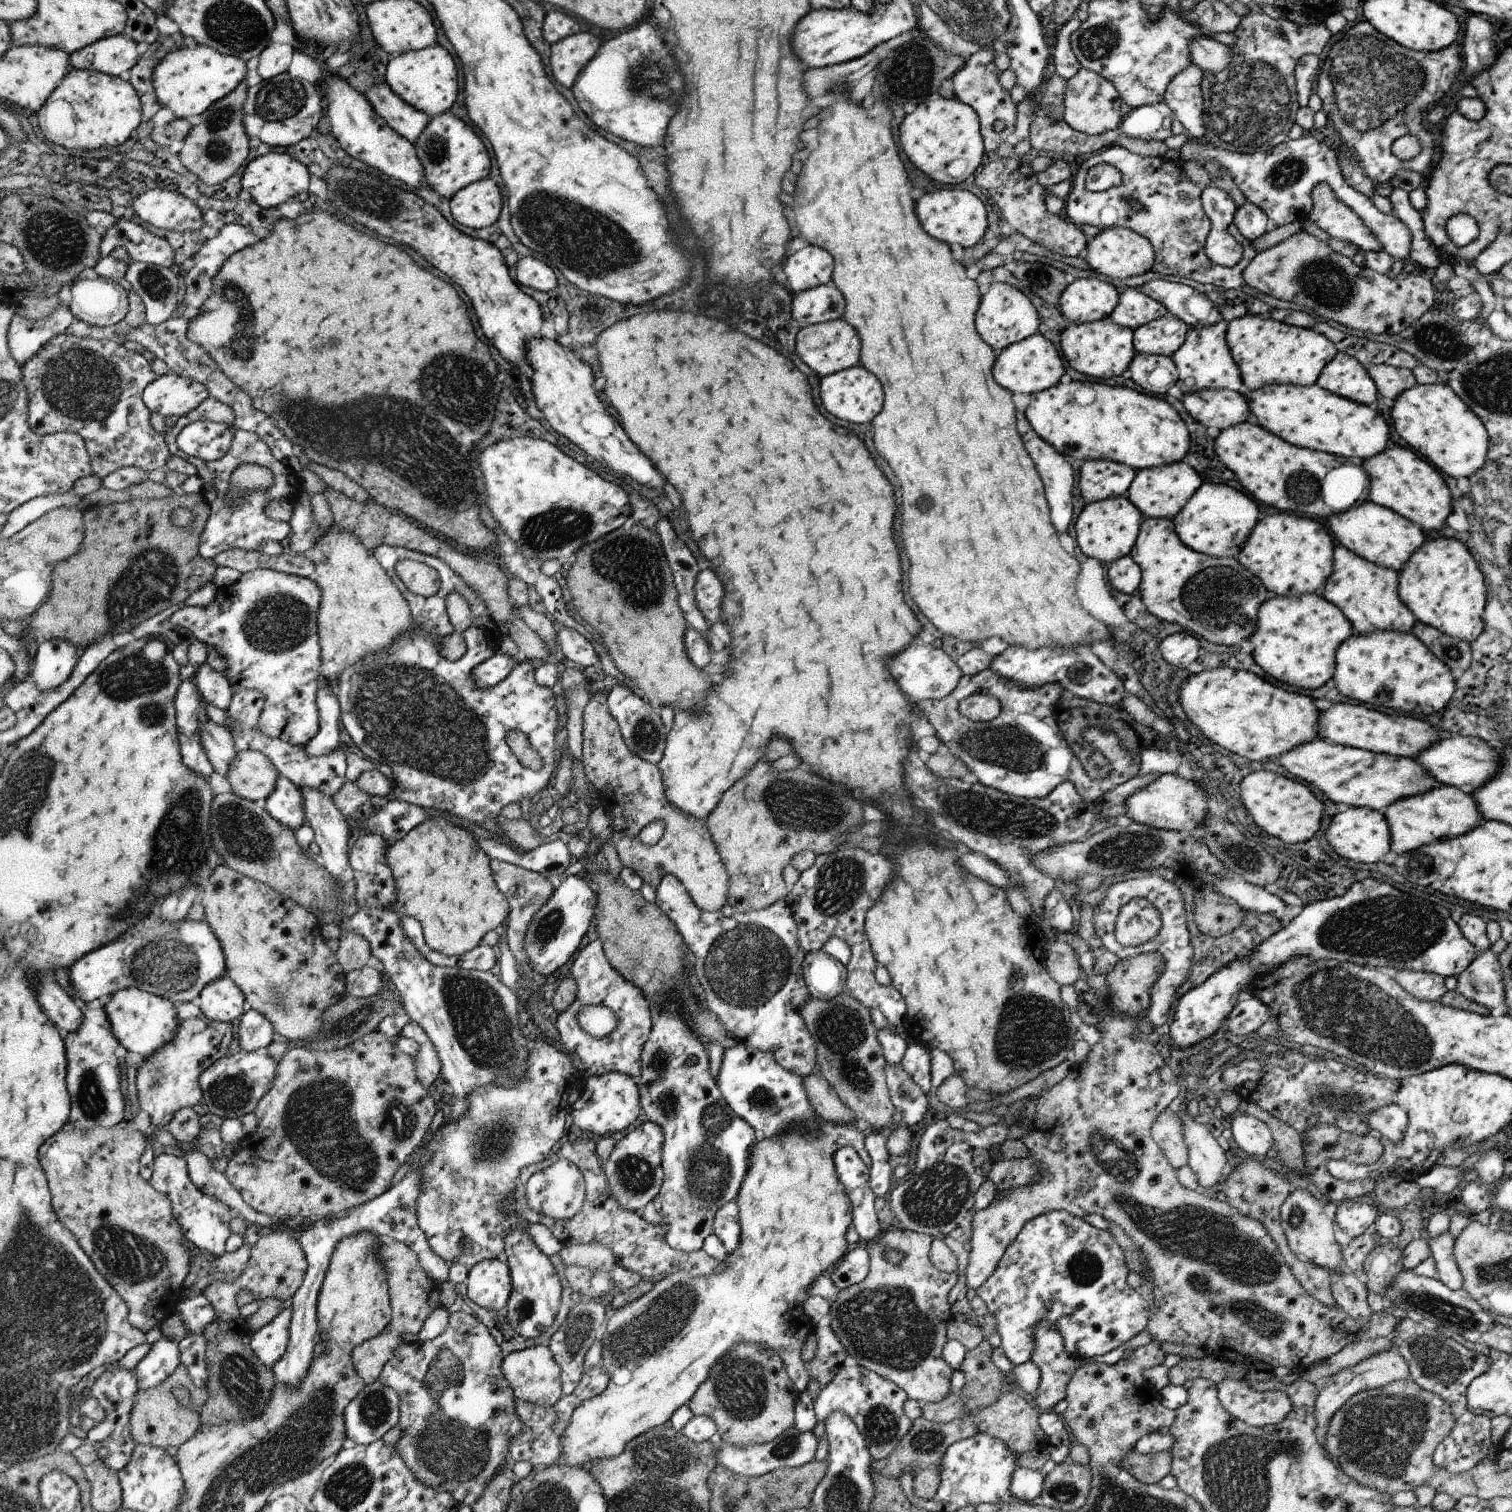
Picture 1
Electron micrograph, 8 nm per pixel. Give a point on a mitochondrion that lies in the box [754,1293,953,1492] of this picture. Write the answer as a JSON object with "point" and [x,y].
{"point":[881,1423]}

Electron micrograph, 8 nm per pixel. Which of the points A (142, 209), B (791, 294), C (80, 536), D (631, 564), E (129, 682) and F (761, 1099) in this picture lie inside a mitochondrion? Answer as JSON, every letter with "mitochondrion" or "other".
{"A":"other","B":"other","C":"other","D":"mitochondrion","E":"mitochondrion","F":"mitochondrion"}

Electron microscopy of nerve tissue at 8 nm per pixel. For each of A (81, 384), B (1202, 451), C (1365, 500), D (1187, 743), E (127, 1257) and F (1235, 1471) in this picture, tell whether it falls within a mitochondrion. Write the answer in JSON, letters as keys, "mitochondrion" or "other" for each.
{"A":"mitochondrion","B":"other","C":"other","D":"other","E":"mitochondrion","F":"mitochondrion"}

